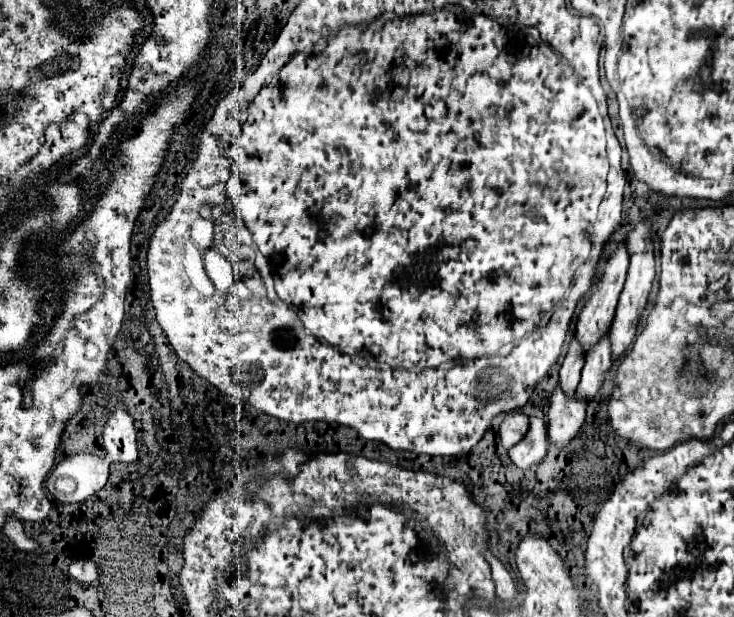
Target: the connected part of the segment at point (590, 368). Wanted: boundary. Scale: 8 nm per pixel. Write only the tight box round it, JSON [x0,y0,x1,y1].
[578,336,612,400]

